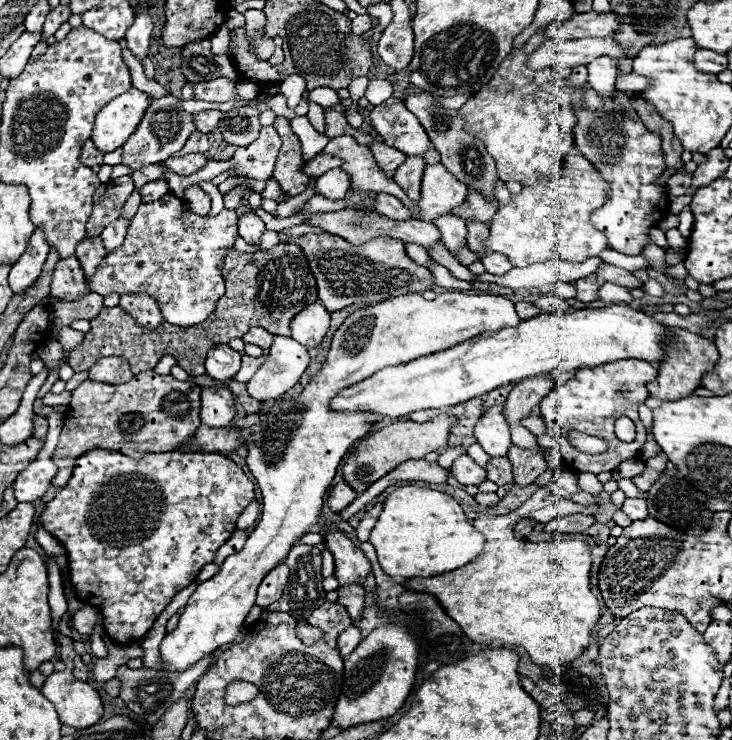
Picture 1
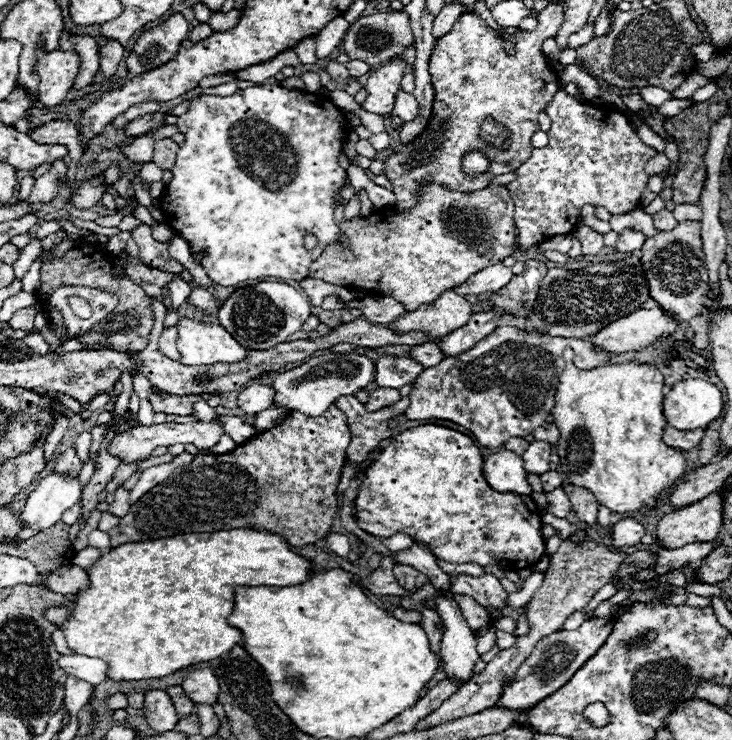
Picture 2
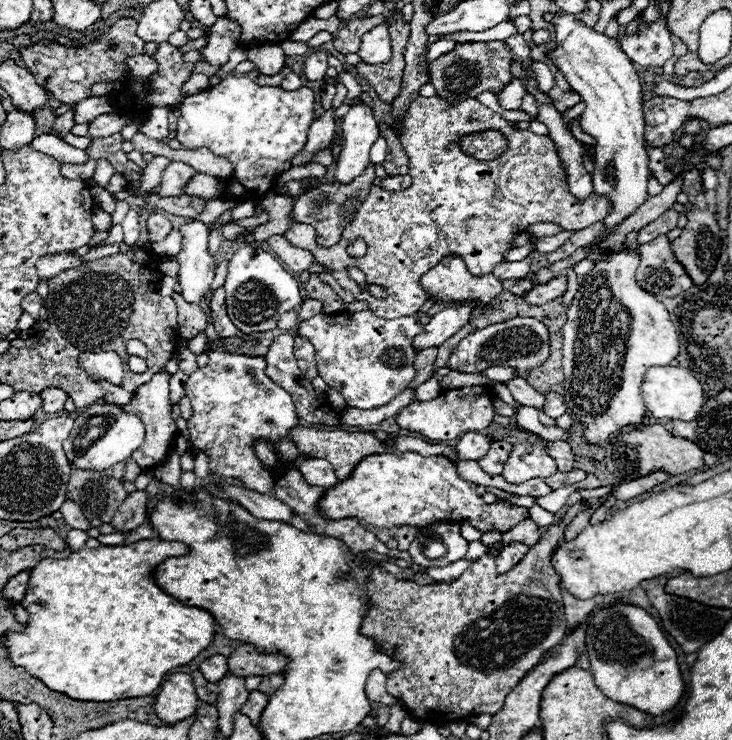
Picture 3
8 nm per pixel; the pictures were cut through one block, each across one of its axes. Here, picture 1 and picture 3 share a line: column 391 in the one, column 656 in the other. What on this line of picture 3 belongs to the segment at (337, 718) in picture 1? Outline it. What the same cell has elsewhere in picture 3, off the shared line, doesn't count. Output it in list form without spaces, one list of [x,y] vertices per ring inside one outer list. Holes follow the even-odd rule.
[[[616,604],[598,610],[588,622],[586,654],[598,688],[602,688],[610,700],[622,700],[622,704],[660,716],[674,710],[686,694],[674,648],[658,628],[656,620],[640,606]]]

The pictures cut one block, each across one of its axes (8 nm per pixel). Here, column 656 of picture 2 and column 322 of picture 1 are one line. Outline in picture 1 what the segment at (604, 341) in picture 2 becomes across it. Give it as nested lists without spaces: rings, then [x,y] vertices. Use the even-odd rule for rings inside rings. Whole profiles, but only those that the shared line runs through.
[[[308,304],[308,308],[300,310],[290,320],[290,332],[292,336],[304,344],[306,348],[314,348],[322,342],[330,326],[330,314],[324,310],[322,304]]]

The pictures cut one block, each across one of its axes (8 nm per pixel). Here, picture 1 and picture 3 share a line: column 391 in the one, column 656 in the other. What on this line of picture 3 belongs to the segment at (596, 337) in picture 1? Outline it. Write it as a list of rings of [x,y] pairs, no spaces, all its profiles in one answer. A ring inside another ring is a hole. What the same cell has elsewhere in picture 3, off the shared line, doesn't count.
[[[680,366],[650,368],[642,380],[642,396],[652,416],[668,418],[668,420],[686,420],[686,422],[694,420],[694,416],[698,416],[700,408],[708,400],[702,384],[692,376],[692,372]]]

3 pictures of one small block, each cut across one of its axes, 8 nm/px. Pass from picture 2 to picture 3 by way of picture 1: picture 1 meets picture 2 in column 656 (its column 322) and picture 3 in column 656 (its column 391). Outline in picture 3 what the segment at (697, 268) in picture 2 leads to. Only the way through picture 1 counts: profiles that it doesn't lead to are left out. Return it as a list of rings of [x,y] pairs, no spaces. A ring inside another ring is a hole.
[[[662,234],[638,248],[640,266],[636,270],[636,280],[642,290],[654,294],[656,298],[678,296],[694,286],[684,266],[672,254],[670,244],[668,236]]]

